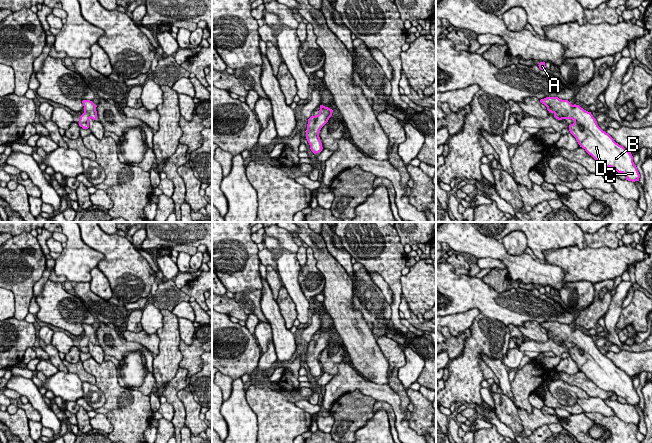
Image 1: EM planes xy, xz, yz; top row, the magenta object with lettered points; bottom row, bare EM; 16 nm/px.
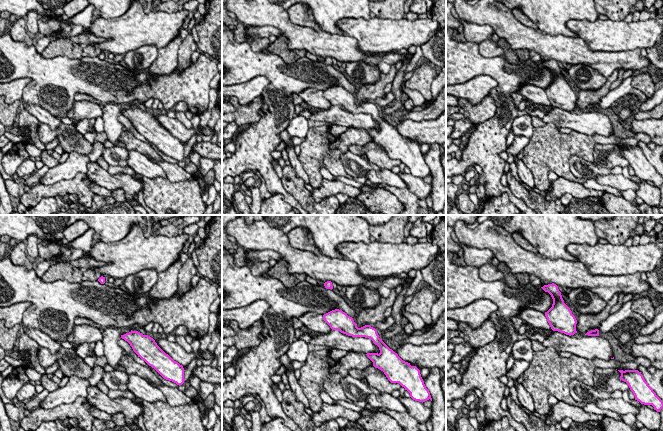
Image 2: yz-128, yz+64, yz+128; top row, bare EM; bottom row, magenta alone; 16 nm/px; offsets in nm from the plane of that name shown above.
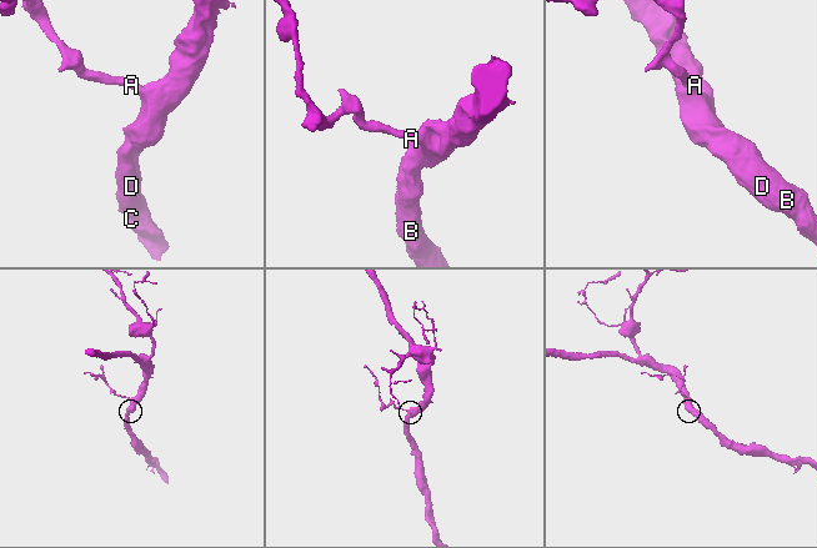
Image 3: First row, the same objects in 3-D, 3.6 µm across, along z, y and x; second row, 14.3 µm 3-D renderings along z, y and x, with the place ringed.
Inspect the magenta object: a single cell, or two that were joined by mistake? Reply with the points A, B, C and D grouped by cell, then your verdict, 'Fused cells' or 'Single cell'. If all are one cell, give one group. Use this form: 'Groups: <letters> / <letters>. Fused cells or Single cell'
Groups: A B C D. Single cell

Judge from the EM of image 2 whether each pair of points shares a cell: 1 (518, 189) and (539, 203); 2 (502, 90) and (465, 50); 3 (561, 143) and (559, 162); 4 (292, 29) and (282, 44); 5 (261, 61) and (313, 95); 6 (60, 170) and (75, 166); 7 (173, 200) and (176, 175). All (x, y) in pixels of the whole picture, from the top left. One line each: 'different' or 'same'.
1: same
2: same
3: same
4: different
5: different
6: same
7: different

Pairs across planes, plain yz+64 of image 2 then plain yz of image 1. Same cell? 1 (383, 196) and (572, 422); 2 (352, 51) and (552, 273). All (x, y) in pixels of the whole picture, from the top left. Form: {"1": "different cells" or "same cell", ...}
{"1": "same cell", "2": "same cell"}

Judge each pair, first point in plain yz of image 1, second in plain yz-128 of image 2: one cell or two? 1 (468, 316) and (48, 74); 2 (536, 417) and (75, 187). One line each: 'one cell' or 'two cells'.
1: two cells
2: one cell

